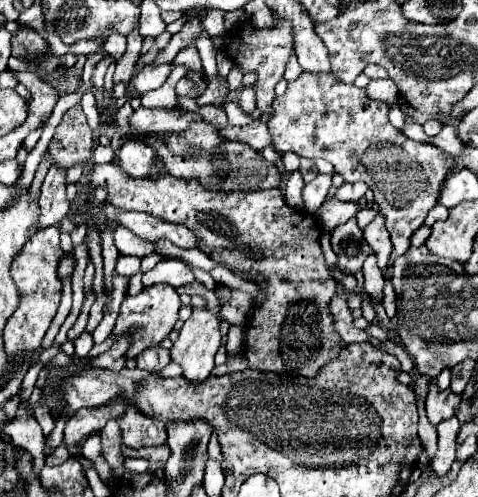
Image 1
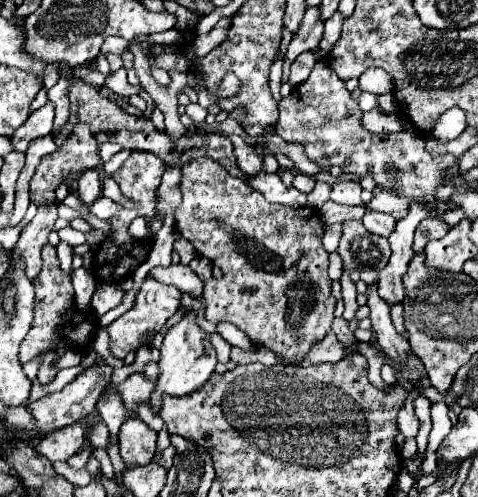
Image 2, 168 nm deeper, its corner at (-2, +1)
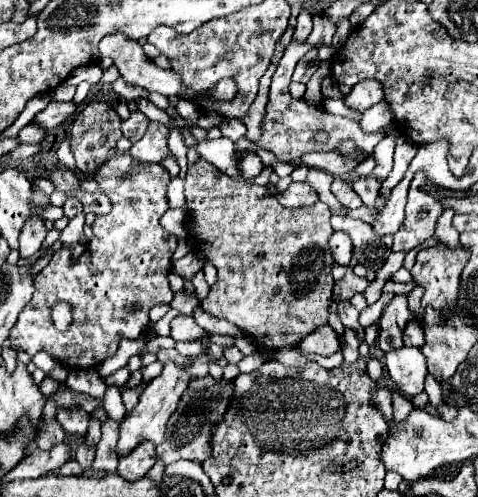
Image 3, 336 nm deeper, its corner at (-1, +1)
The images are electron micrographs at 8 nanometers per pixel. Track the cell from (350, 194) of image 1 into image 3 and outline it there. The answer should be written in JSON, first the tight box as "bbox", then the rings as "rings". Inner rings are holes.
{"bbox":[331,179,361,209],"rings":[[[335,179],[333,185],[331,185],[331,191],[333,195],[339,199],[339,203],[343,207],[349,207],[349,209],[357,209],[361,205],[361,197],[353,191],[351,183],[349,181],[343,181],[343,179]]]}

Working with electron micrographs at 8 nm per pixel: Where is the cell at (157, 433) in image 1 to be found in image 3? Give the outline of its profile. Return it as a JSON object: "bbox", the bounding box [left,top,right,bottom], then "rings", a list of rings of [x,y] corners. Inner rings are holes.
{"bbox":[117,443,157,481],"rings":[[[141,443],[139,447],[135,447],[135,451],[131,451],[129,455],[119,459],[117,473],[121,477],[125,477],[127,481],[137,481],[149,473],[149,469],[155,465],[155,461],[157,461],[155,445]]]}

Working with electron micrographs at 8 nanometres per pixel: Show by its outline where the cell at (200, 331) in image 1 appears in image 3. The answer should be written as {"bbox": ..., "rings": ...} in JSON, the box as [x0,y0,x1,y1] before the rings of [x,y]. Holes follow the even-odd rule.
{"bbox":[115,353,213,457],"rings":[[[207,353],[199,355],[199,357],[193,357],[193,365],[191,367],[177,367],[175,363],[165,363],[163,367],[163,373],[159,377],[155,377],[139,395],[139,401],[137,405],[123,417],[121,425],[119,425],[119,441],[115,445],[115,453],[117,457],[121,455],[127,455],[131,453],[139,443],[143,441],[151,441],[155,445],[159,445],[165,437],[165,427],[167,427],[167,421],[169,417],[173,415],[173,411],[177,409],[177,403],[183,395],[183,391],[187,389],[187,383],[193,379],[193,377],[205,377],[209,373],[209,365],[213,361],[207,357]]]}

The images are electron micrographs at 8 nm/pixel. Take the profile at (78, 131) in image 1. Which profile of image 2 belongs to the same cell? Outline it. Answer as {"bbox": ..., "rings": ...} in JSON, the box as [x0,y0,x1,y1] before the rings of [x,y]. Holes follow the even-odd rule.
{"bbox":[30,125,100,205],"rings":[[[74,125],[74,131],[66,137],[66,141],[50,155],[46,155],[40,165],[36,167],[36,173],[30,181],[30,199],[40,205],[40,203],[48,203],[54,201],[54,189],[68,179],[68,175],[74,173],[84,173],[88,169],[94,169],[96,165],[100,165],[100,157],[98,157],[98,141],[92,137],[92,131],[88,129],[88,125]]]}

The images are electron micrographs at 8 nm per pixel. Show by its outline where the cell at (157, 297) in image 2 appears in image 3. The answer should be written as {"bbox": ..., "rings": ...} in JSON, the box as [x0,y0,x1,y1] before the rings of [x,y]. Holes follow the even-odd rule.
{"bbox":[9,153,177,369],"rings":[[[115,153],[109,157],[105,165],[101,165],[93,179],[99,183],[101,191],[111,199],[111,213],[99,215],[93,223],[93,237],[87,243],[87,249],[79,259],[73,261],[71,250],[61,248],[49,261],[49,265],[35,275],[35,293],[27,303],[23,313],[19,313],[19,321],[13,325],[9,341],[11,345],[21,347],[31,357],[39,351],[53,355],[61,365],[69,369],[95,369],[105,359],[115,355],[119,347],[121,335],[127,339],[139,339],[143,331],[149,327],[149,309],[159,303],[169,303],[173,293],[169,289],[169,271],[171,257],[177,249],[177,237],[161,229],[159,219],[169,209],[167,205],[167,185],[169,171],[163,165],[139,165],[129,153]],[[57,301],[69,301],[73,305],[73,323],[67,331],[57,331],[53,321],[49,319],[49,311]],[[139,305],[139,311],[125,311],[125,307]]]}

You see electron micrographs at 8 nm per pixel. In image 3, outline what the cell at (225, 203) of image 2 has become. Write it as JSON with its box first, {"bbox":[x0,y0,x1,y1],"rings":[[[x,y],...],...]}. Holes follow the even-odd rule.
{"bbox":[184,161,333,351],"rings":[[[197,161],[188,167],[184,195],[186,208],[191,213],[189,226],[187,219],[187,230],[199,241],[193,245],[217,267],[217,283],[211,287],[209,297],[201,301],[209,315],[237,325],[261,351],[299,345],[303,337],[313,333],[317,327],[327,325],[329,305],[333,301],[333,257],[329,251],[333,229],[329,225],[331,211],[327,211],[329,207],[323,201],[317,201],[313,207],[287,209],[267,193],[267,187],[235,181],[209,161]]]}

